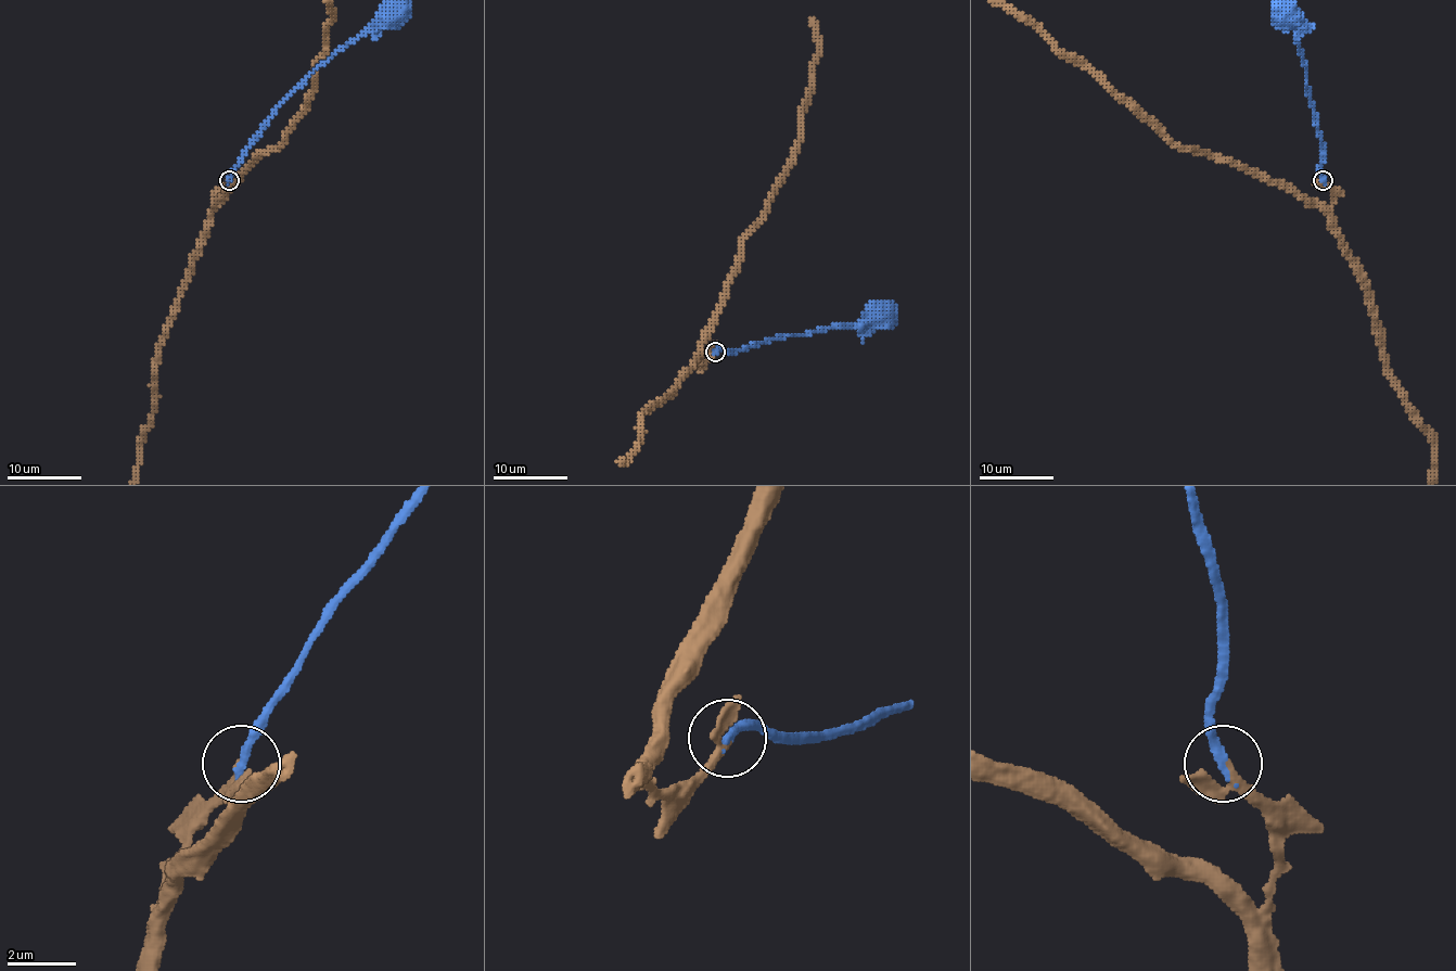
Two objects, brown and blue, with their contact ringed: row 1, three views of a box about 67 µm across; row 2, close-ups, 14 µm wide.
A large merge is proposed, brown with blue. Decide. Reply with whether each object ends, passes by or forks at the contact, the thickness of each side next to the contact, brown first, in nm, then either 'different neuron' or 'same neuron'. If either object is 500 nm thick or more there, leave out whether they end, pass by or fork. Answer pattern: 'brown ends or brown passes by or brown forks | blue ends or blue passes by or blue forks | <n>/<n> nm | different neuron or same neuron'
brown passes by | blue ends | 190/300 nm | same neuron

